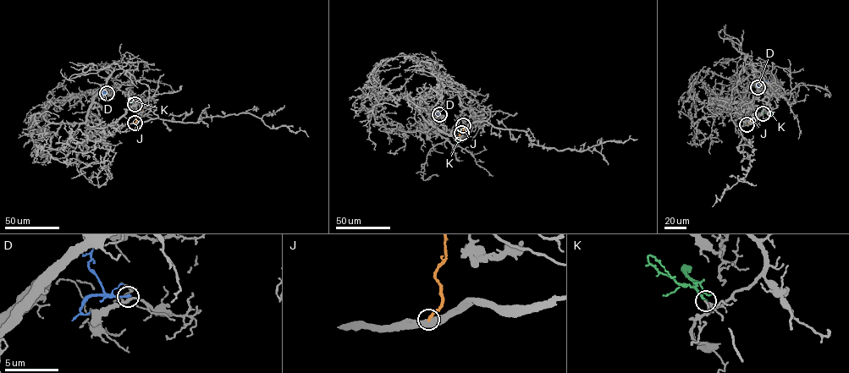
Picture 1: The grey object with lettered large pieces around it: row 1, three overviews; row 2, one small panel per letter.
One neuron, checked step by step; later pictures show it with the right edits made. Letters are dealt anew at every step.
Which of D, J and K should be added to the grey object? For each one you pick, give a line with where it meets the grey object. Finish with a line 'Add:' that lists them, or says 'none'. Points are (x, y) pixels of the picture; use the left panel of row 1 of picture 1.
K: (135, 104)
Add: K

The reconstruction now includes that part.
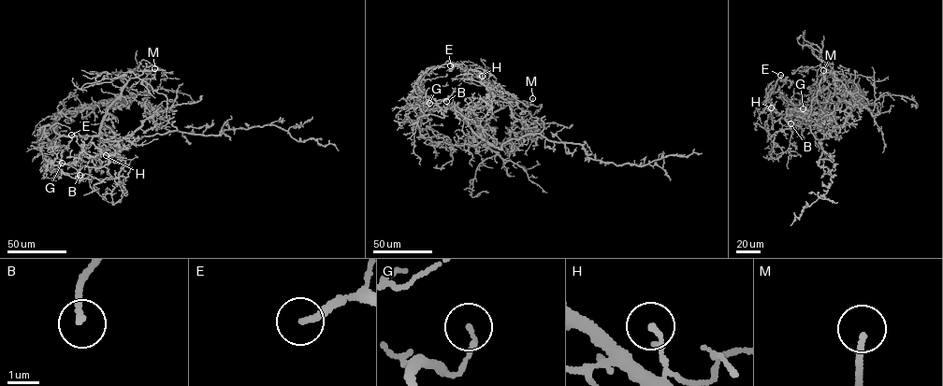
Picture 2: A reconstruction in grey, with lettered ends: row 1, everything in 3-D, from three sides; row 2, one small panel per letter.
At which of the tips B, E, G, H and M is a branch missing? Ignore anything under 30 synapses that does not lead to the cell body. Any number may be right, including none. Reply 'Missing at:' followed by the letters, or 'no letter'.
Missing at: B, E

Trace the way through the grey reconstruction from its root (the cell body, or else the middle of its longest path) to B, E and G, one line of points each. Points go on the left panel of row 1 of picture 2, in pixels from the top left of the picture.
B: (154, 120), (141, 102), (126, 97), (114, 101), (100, 133), (68, 164), (79, 175)
E: (154, 120), (169, 131), (140, 137), (101, 135), (103, 142), (117, 142), (119, 149), (94, 157), (71, 135)
G: (154, 120), (145, 111), (146, 104), (131, 97), (116, 100), (108, 108), (98, 135), (73, 162), (62, 163)

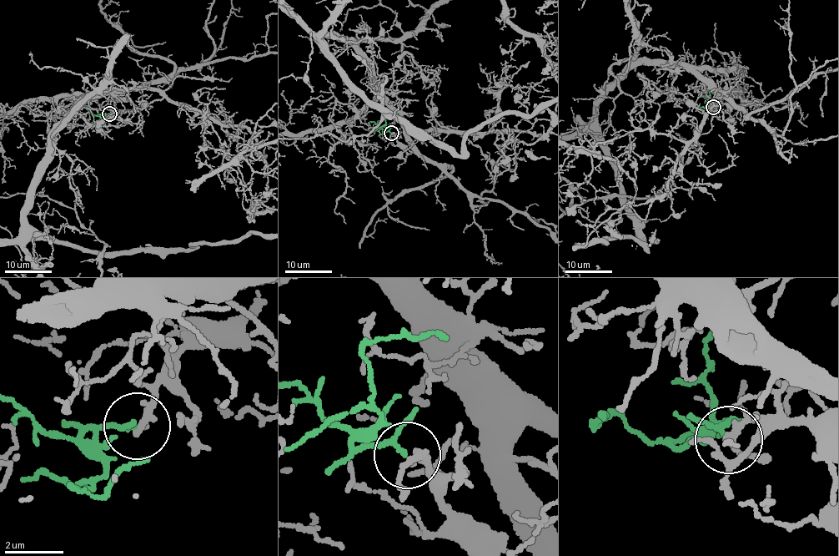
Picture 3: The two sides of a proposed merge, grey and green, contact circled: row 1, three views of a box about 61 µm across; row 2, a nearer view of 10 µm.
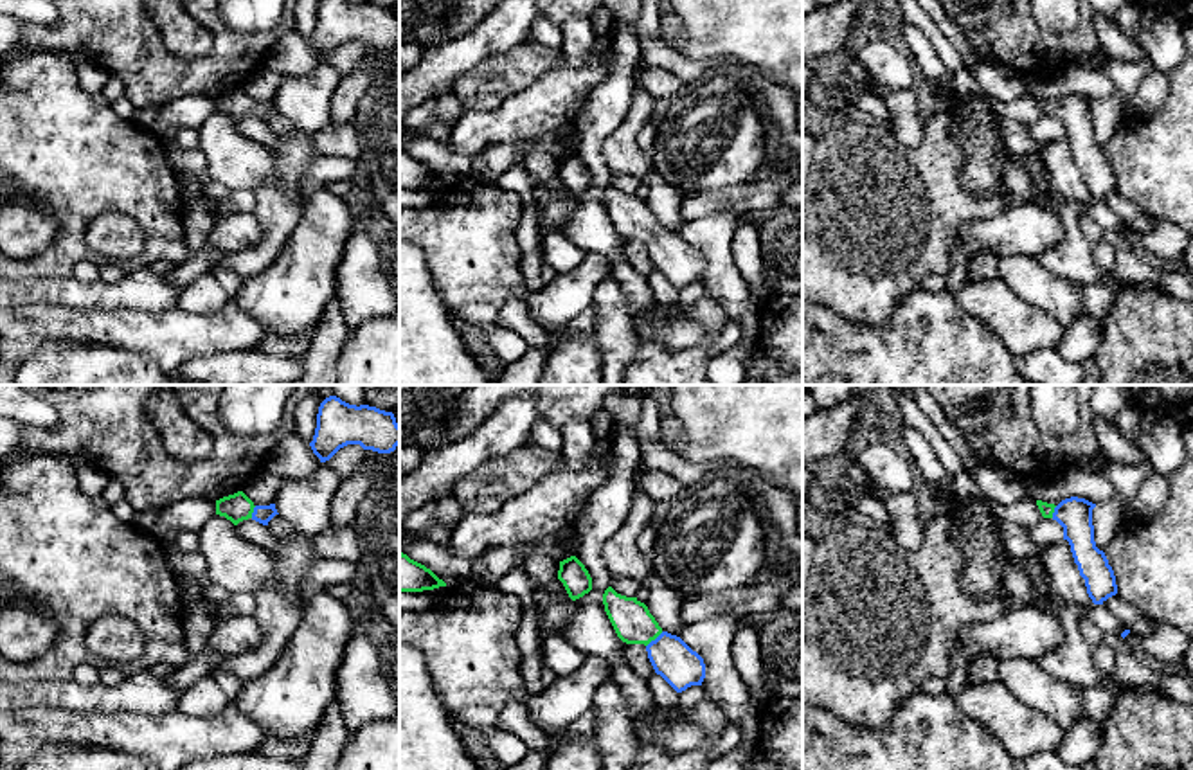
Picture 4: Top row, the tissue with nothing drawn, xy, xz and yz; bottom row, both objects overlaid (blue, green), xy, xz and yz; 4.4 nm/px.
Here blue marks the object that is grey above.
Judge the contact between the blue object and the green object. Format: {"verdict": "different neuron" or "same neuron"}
{"verdict": "same neuron"}

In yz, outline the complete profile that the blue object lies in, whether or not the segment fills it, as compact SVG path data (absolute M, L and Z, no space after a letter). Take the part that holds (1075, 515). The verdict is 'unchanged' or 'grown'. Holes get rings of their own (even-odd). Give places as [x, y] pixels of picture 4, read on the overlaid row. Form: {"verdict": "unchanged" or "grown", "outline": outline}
{"verdict": "grown", "outline": "M1071 497L1058 506L1036 500L1044 518L1053 518L1063 527L1080 576L1094 604L1103 604L1117 594L1116 576L1103 551L1096 547L1092 509L1096 504Z"}

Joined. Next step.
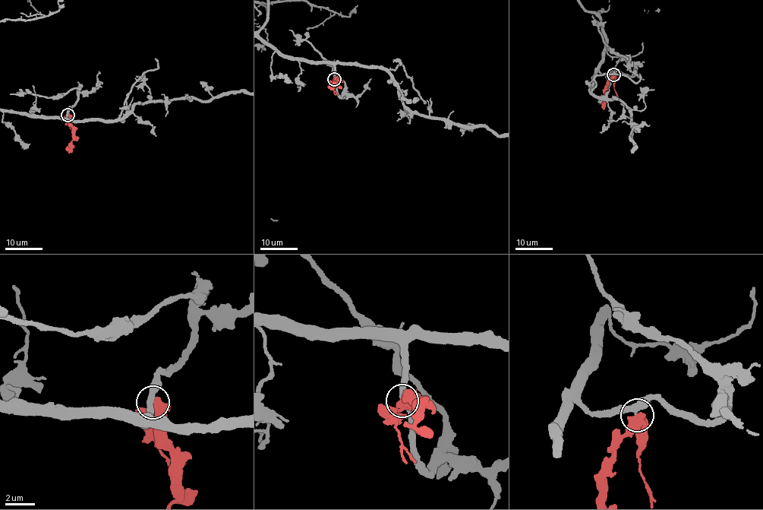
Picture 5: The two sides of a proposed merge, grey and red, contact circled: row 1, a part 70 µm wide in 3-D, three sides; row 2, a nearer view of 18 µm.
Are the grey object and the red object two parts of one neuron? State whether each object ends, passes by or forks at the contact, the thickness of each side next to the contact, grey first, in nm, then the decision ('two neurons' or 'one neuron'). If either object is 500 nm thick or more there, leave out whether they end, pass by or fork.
360 nm thick on the grey side, 500 nm on the other; one neuron

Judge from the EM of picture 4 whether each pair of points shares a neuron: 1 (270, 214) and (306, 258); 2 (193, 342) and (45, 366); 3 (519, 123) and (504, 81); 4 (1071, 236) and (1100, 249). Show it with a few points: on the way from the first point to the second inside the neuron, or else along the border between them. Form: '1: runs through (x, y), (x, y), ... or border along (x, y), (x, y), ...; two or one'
1: border along (306, 198), (299, 222), (278, 258), (265, 270); two
2: border along (96, 342), (143, 351), (159, 366); two
3: border along (544, 72), (495, 108), (474, 110), (470, 114); two
4: border along (1091, 245), (1094, 263), (1109, 274); two

